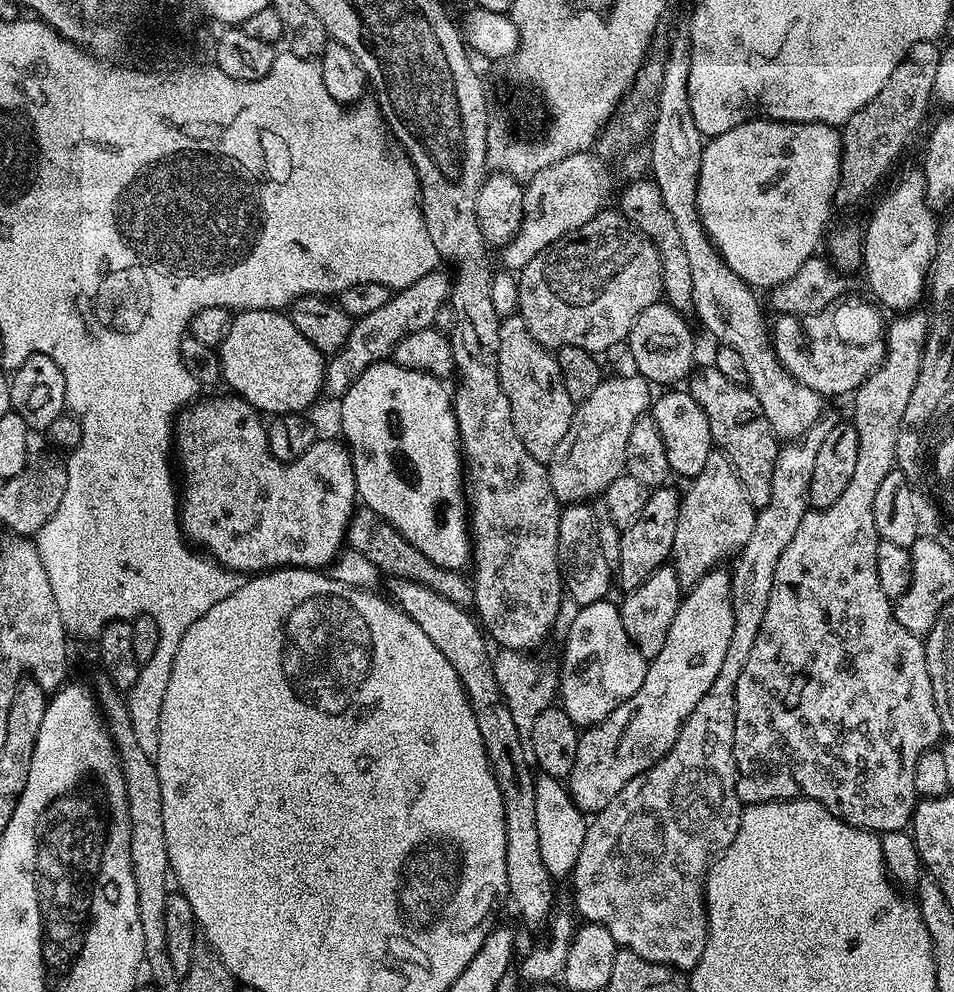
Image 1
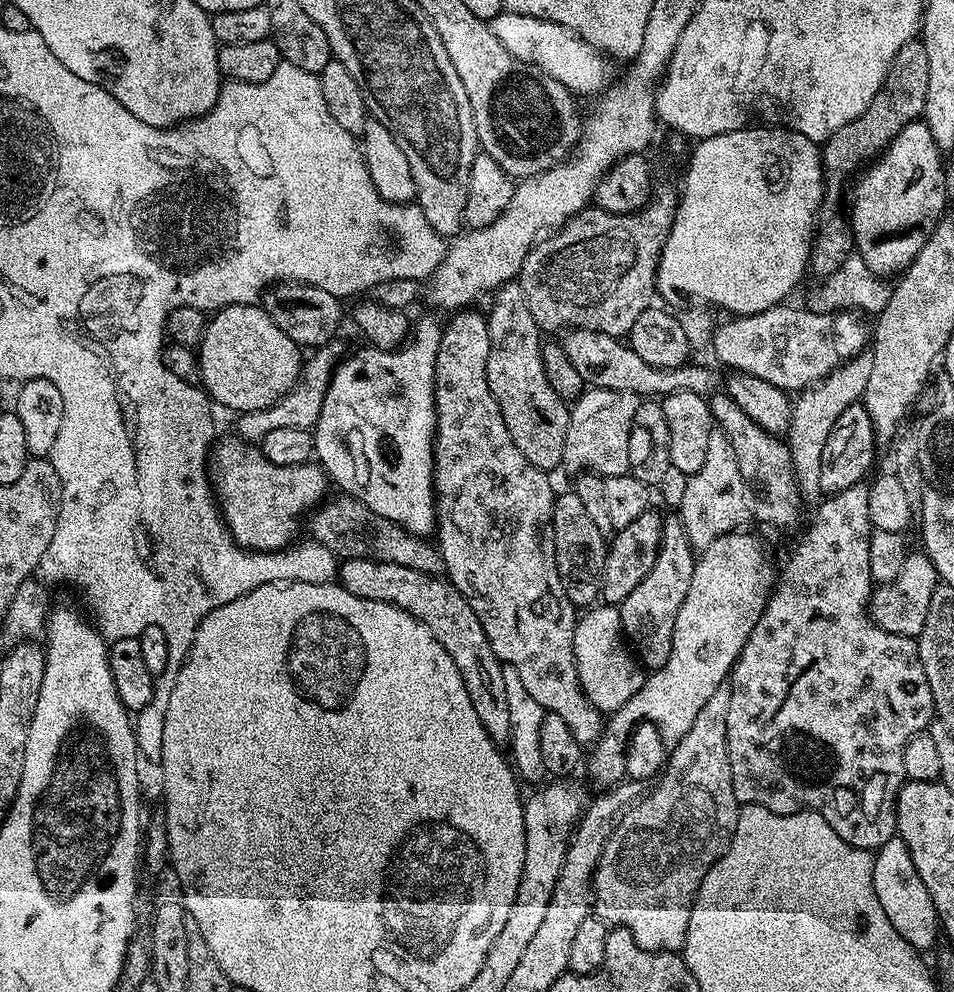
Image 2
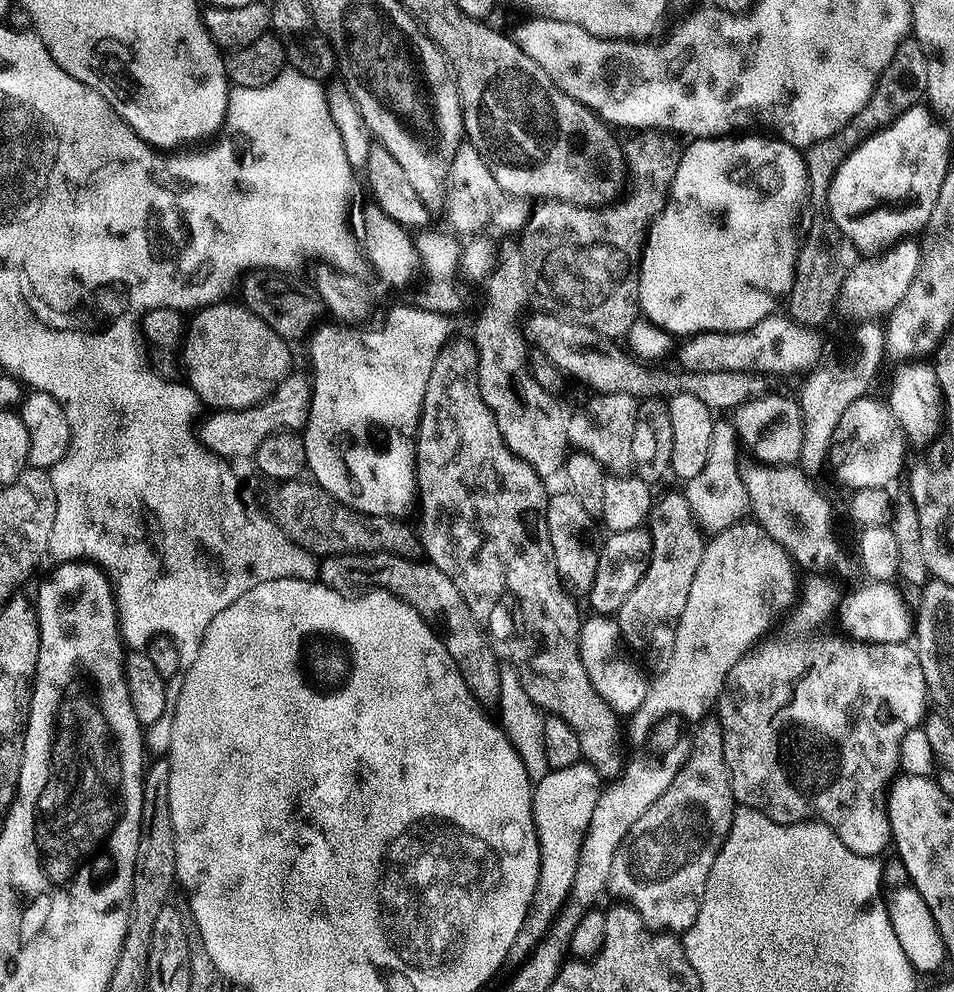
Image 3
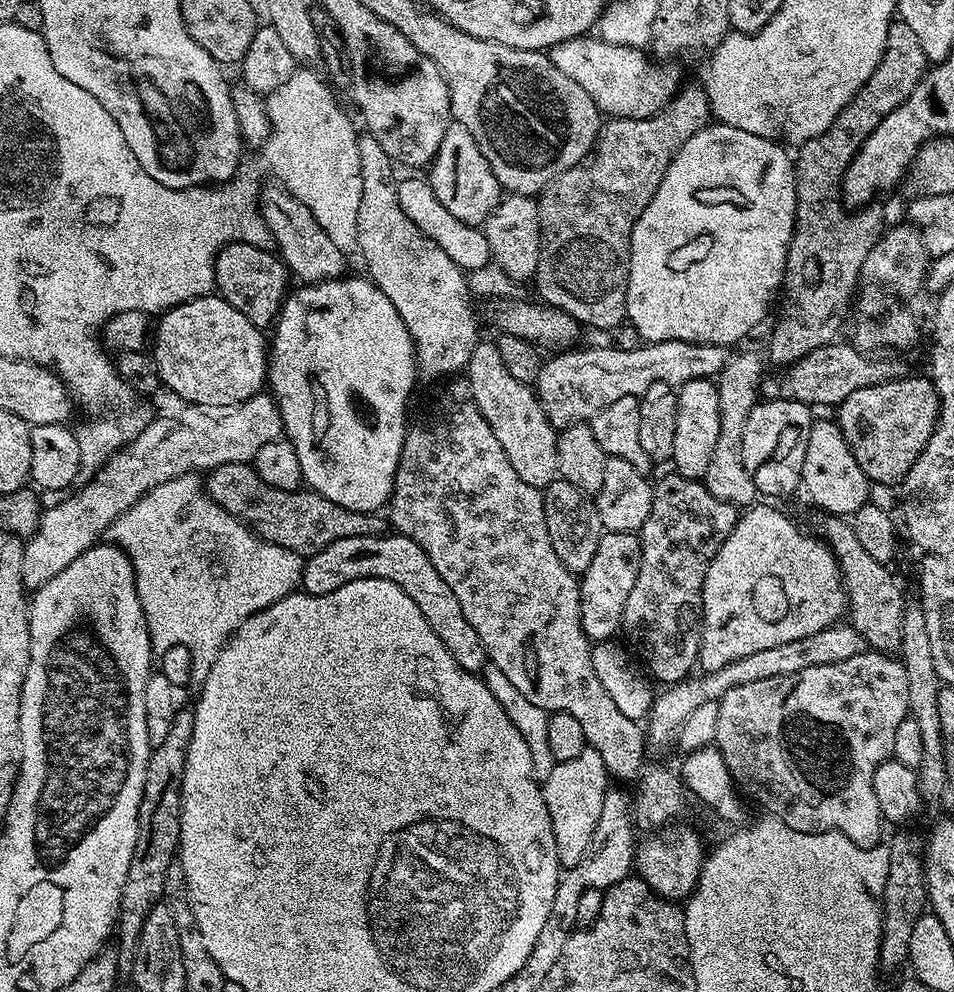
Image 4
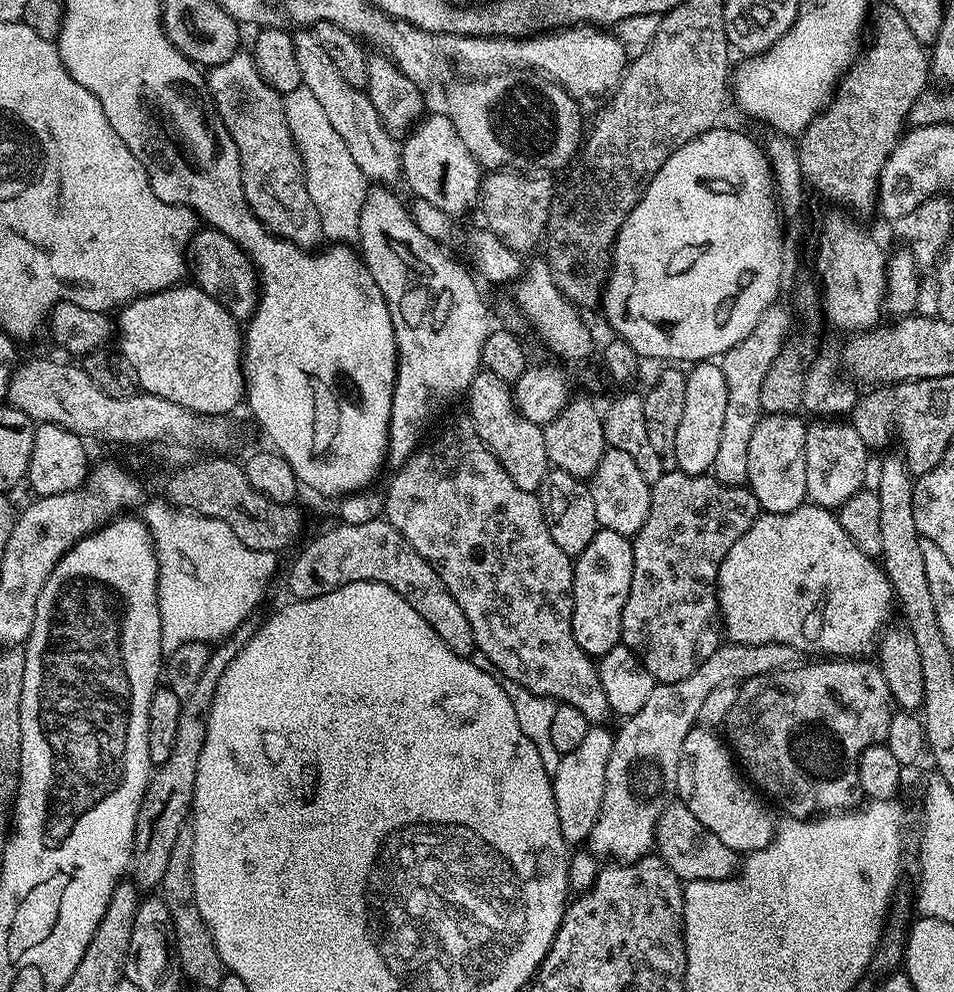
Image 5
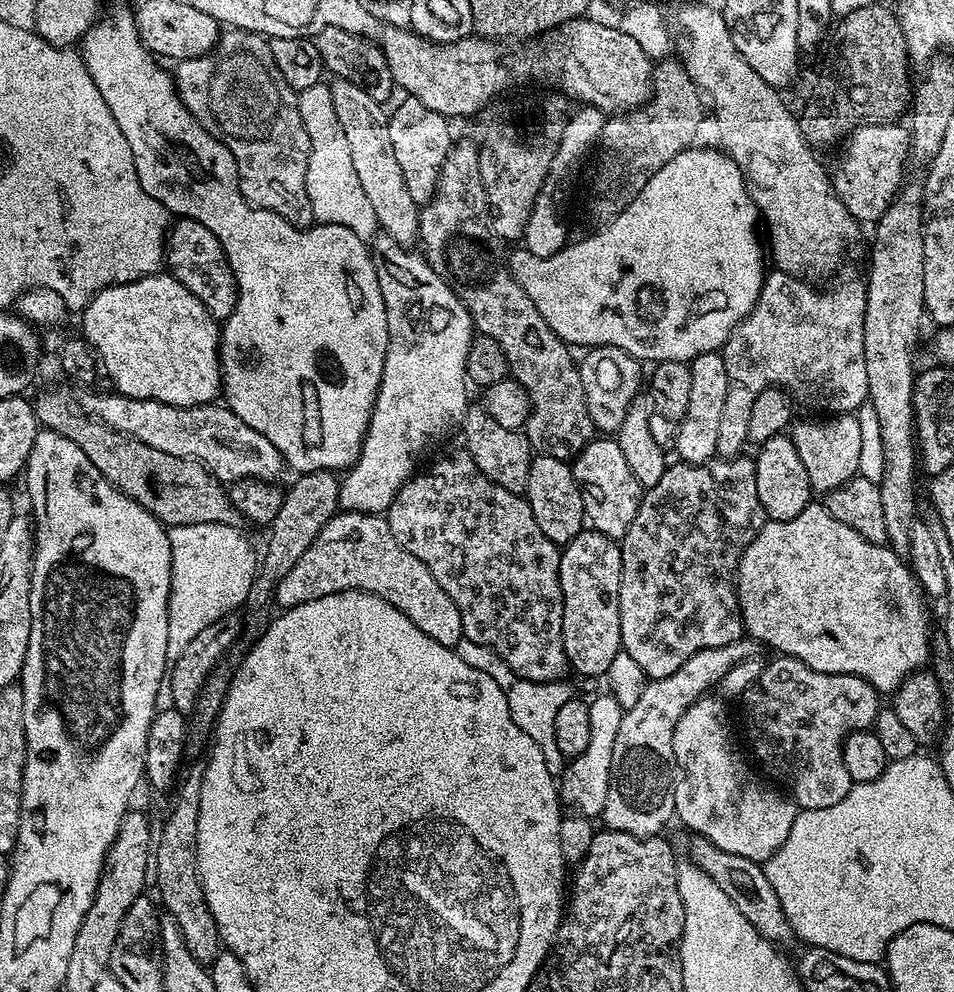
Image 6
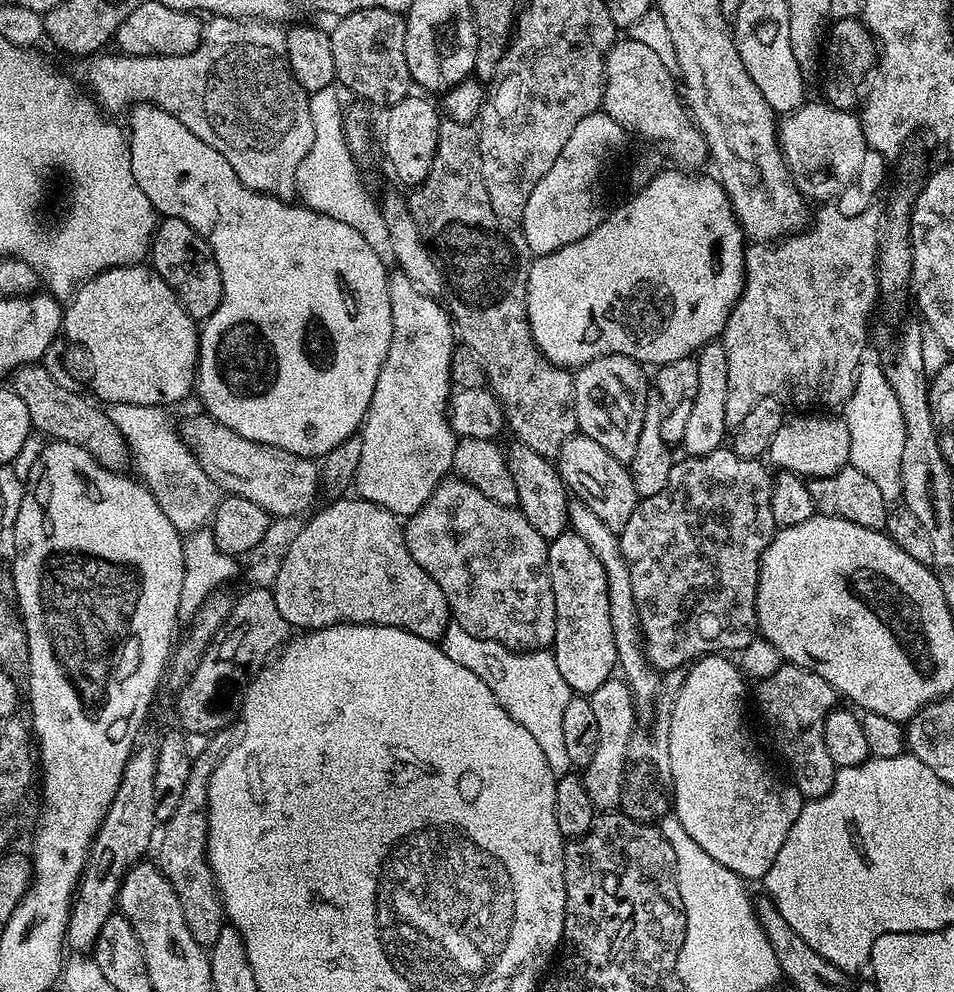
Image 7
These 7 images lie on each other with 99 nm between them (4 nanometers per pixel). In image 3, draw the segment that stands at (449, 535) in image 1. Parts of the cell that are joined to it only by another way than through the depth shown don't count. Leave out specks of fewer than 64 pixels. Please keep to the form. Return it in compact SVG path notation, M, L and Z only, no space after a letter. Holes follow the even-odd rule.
M396 304L385 314L381 328L341 326L331 322L321 323L321 328L311 333L308 356L312 359L312 401L308 421L302 429L307 471L312 472L311 479L315 483L354 510L371 516L397 518L411 508L413 511L418 496L416 431L420 429L420 411L426 398L426 382L430 382L430 370L434 370L438 354L453 335L450 320L447 315L416 304Z

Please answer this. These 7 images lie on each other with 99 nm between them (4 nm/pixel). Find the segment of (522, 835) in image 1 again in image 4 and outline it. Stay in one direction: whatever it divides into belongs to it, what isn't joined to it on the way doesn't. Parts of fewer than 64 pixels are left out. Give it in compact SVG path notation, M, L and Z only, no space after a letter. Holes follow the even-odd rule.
M381 534L379 536L355 536L338 542L330 542L304 562L303 591L312 596L330 594L338 590L350 580L362 578L382 578L402 586L410 598L414 598L414 606L426 614L426 622L442 638L446 650L462 666L462 670L479 673L489 663L486 650L482 646L482 638L478 638L478 630L466 622L466 614L462 614L462 606L458 606L458 598L454 598L454 590L446 586L442 574L434 570L434 562L426 558L422 546L418 546L409 536L399 534Z

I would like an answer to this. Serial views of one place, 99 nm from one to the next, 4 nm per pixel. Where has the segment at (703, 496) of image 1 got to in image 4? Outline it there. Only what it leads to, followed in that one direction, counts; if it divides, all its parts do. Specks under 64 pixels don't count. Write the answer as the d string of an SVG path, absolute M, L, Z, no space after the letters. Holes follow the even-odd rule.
M744 352L741 356L733 355L715 381L720 415L718 442L714 442L714 455L710 457L710 466L706 466L702 483L708 487L714 498L737 506L751 506L758 500L756 487L746 470L746 462L742 462L742 430L746 430L746 418L758 403L758 385L766 372L762 356L761 360L756 352Z

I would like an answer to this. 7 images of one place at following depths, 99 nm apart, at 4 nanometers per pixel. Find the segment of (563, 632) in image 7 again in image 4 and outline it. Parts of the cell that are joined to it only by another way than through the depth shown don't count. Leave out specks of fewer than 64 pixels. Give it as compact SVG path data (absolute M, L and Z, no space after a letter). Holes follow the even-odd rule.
M604 532L598 542L598 550L594 550L594 559L590 562L588 569L579 577L580 585L580 621L582 622L582 630L588 635L589 641L599 642L602 640L611 640L621 631L624 623L624 611L626 610L626 598L630 598L630 590L634 590L634 581L638 579L638 566L642 558L642 546L640 538L634 532Z

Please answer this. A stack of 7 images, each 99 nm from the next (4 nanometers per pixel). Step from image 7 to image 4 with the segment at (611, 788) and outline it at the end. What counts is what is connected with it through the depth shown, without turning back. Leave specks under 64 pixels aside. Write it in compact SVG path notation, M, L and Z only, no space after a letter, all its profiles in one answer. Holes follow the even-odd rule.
M587 747L578 754L578 758L570 758L570 762L558 762L550 770L550 774L542 781L544 789L544 801L546 810L550 810L550 826L554 826L554 842L558 846L558 858L561 869L567 870L576 866L579 860L591 846L594 838L595 828L598 826L599 818L602 815L602 806L610 791L610 773L606 762L602 762L602 754L598 750Z

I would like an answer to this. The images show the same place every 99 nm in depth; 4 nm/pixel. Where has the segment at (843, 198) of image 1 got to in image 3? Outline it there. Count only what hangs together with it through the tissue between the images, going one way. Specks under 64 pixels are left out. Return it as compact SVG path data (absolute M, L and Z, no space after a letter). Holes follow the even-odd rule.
M906 38L894 50L894 58L882 70L866 106L846 122L846 126L838 134L830 134L830 138L822 138L822 142L812 145L807 149L806 159L808 162L808 186L810 189L811 203L828 203L828 188L832 184L834 174L838 166L867 136L872 136L879 128L884 128L894 118L898 118L906 110L910 110L915 104L921 103L925 99L928 87L926 86L926 54L922 46L915 38Z

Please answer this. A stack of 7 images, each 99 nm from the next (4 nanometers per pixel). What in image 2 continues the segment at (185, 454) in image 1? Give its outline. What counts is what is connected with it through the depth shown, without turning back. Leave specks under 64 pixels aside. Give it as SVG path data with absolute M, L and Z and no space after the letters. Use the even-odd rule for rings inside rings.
M229 434L219 444L220 441L214 448L214 488L218 493L220 515L224 517L224 524L233 540L249 552L275 552L289 547L297 539L296 531L302 528L296 519L303 512L311 513L329 495L327 472L316 462L298 466L274 466L274 462L266 459L255 443L242 440L235 434Z

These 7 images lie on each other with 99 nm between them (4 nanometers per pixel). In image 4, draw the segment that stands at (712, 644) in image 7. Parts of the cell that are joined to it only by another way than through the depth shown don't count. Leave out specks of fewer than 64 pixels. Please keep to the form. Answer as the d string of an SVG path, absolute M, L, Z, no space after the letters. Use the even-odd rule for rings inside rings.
M675 475L655 481L650 518L646 518L638 533L642 558L634 590L630 590L630 598L626 598L622 636L625 636L623 639L627 647L642 661L651 679L656 682L661 680L661 685L669 686L687 680L693 675L692 667L697 667L700 659L700 621L704 615L702 586L706 582L706 570L710 570L714 554L718 554L722 542L726 542L734 530L737 519L737 505L714 498L700 480Z

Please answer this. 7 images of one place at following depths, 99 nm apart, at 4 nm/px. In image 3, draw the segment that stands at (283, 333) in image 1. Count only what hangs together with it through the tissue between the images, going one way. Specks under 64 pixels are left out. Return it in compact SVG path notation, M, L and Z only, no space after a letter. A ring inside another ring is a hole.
M221 302L218 304L209 304L208 307L199 309L195 313L196 316L187 321L186 331L184 333L184 339L182 341L182 349L184 348L184 360L182 359L182 372L186 377L187 383L192 389L196 391L196 397L200 399L205 405L209 404L209 409L219 410L222 408L249 408L251 404L258 404L261 400L265 400L267 396L272 394L275 388L277 388L284 380L284 377L289 375L290 369L288 368L292 364L292 356L288 353L290 348L289 341L280 336L271 328L266 326L266 322L262 322L262 318L258 318L258 314L254 314L249 308L244 307L243 303L236 302L236 304L228 304L229 302Z

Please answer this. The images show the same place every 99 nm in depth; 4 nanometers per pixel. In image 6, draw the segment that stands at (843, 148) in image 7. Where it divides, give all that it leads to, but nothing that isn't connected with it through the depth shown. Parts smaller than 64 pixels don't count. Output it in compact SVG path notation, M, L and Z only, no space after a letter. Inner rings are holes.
M889 122L863 124L860 128L855 128L843 141L836 165L831 165L832 188L838 194L838 198L842 198L846 210L850 210L855 220L861 222L880 220L905 183L904 164L906 168L909 163L910 132L907 127L899 128L900 126L899 123Z

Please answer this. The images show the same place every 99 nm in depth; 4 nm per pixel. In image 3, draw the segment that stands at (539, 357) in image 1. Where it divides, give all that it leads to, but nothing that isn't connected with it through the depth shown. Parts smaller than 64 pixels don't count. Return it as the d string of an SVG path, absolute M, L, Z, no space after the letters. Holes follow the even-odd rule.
M508 244L504 248L499 249L496 266L491 276L486 281L486 287L489 288L494 299L498 300L500 308L494 308L484 313L480 321L476 324L476 336L474 335L474 343L476 345L476 353L478 354L478 386L482 390L482 398L486 402L486 406L490 406L490 410L494 414L494 418L498 422L498 430L502 430L502 438L506 442L506 446L510 446L510 450L518 458L522 458L522 462L526 462L531 466L541 478L549 478L557 471L558 473L564 467L564 461L568 459L570 445L568 442L568 416L564 408L555 400L553 393L547 388L543 388L541 384L534 378L530 367L530 344L526 339L525 333L522 331L521 325L516 325L515 318L510 312L520 311L524 303L528 300L528 292L530 296L530 264L526 259L526 252L519 248L516 244Z

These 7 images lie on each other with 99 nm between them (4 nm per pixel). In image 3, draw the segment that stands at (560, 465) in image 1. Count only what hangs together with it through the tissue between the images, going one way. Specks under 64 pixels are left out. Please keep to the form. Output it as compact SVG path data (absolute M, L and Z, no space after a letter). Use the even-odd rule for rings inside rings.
M602 392L593 395L576 413L568 416L568 442L575 449L594 454L612 474L628 474L634 469L634 422L637 397L628 393Z

